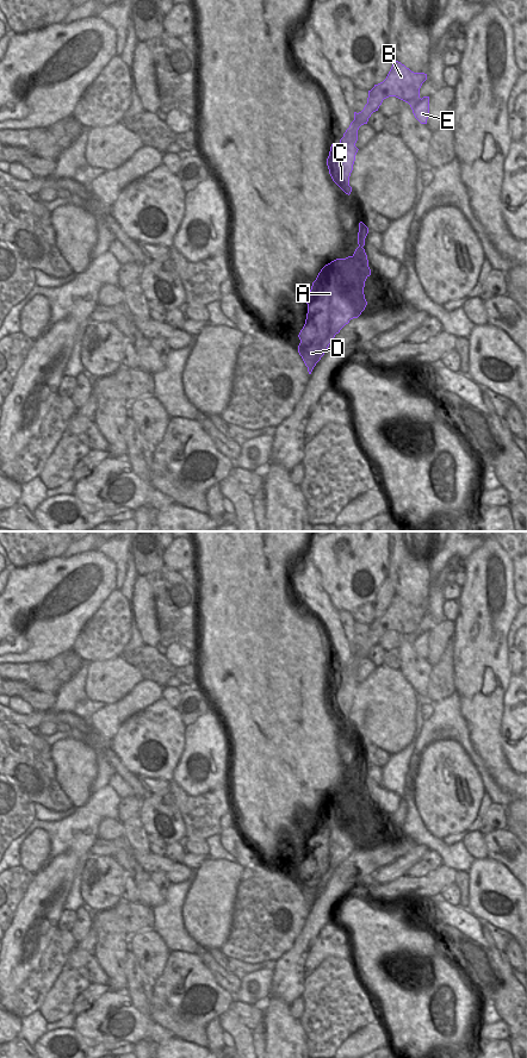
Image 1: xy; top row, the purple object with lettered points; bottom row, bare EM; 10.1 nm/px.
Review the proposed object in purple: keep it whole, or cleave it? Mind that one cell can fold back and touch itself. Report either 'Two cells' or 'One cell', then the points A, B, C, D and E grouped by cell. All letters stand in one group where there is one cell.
Two cells. Groups: A B C D / E

